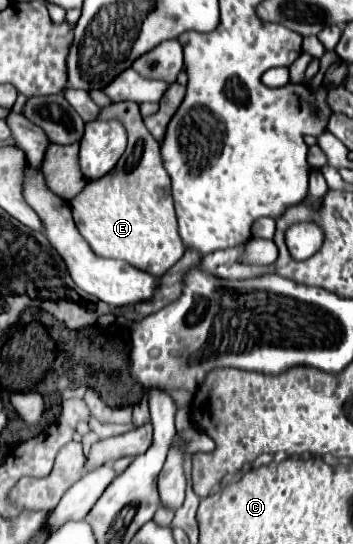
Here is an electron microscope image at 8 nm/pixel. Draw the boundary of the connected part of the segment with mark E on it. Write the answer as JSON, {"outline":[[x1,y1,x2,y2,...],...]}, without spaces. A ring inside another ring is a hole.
{"outline":[[115,102,101,110,99,120,117,118,129,132,129,144,117,166,99,180,89,182,69,206,79,234,97,256,125,260,139,270,163,276,185,252,171,198,171,182,161,162,157,140,149,134,135,102]]}

